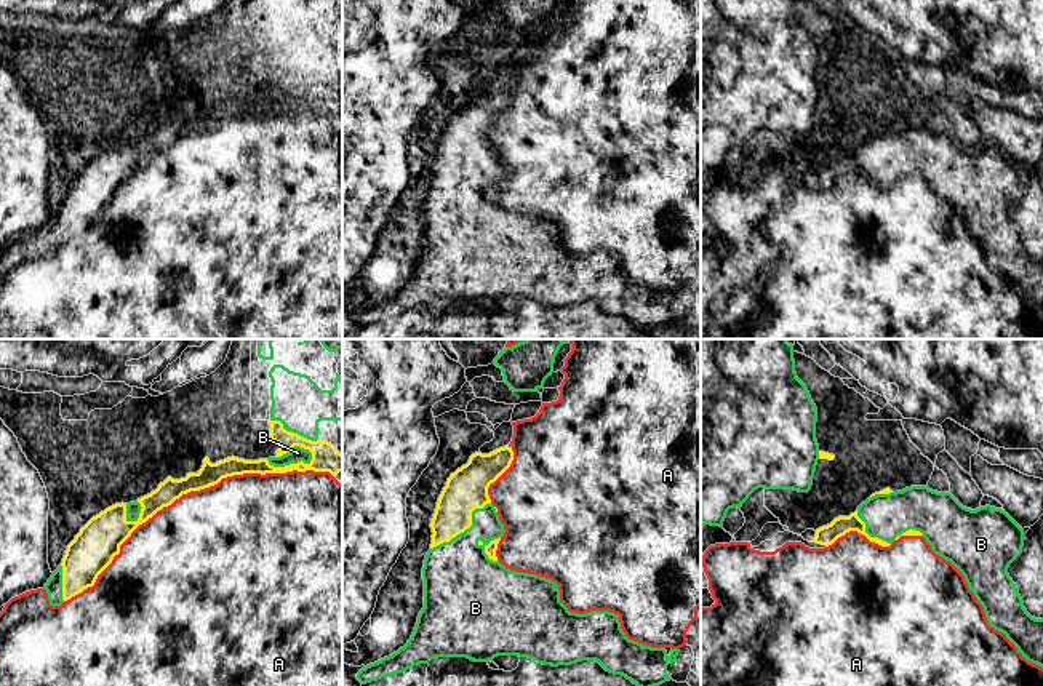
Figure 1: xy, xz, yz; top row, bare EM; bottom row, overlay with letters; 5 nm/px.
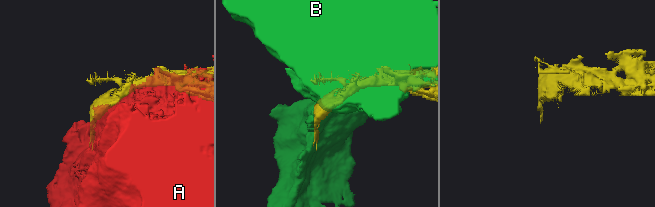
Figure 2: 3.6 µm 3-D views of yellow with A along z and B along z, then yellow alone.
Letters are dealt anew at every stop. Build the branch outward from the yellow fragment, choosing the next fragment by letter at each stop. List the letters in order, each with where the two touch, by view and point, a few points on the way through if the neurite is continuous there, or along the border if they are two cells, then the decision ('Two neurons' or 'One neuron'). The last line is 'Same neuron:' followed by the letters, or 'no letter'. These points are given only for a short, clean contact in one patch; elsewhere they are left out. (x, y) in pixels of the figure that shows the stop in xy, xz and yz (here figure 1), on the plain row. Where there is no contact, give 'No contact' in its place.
A: Touches yellow at xy (203, 130). One neuron
B: Touches yellow at xy (291, 106). Two neurons
Same neuron: A

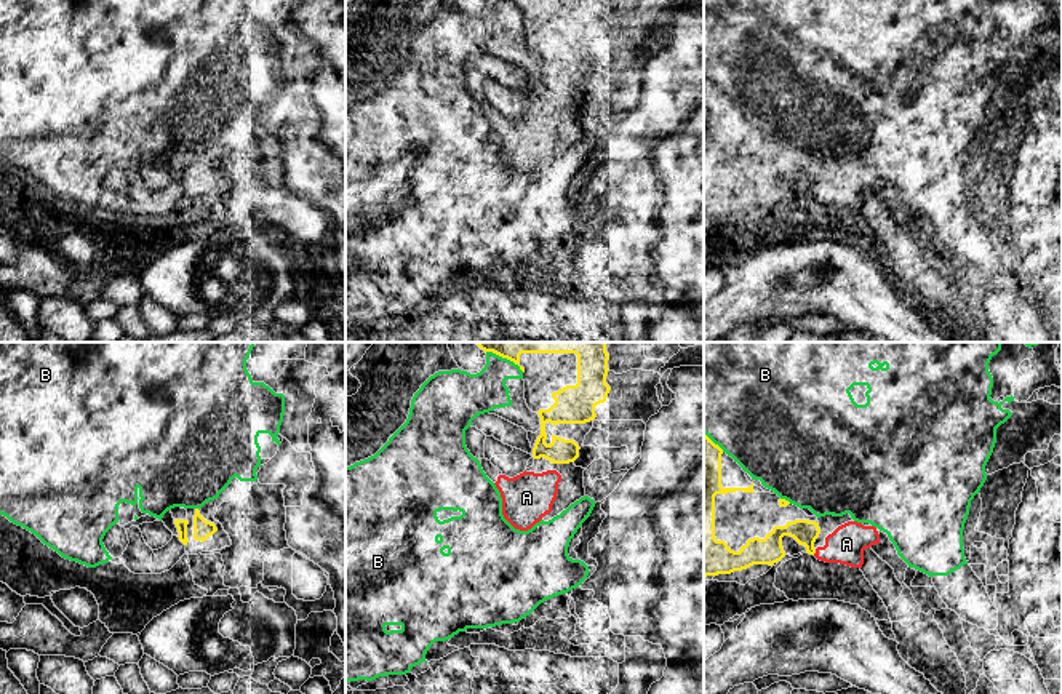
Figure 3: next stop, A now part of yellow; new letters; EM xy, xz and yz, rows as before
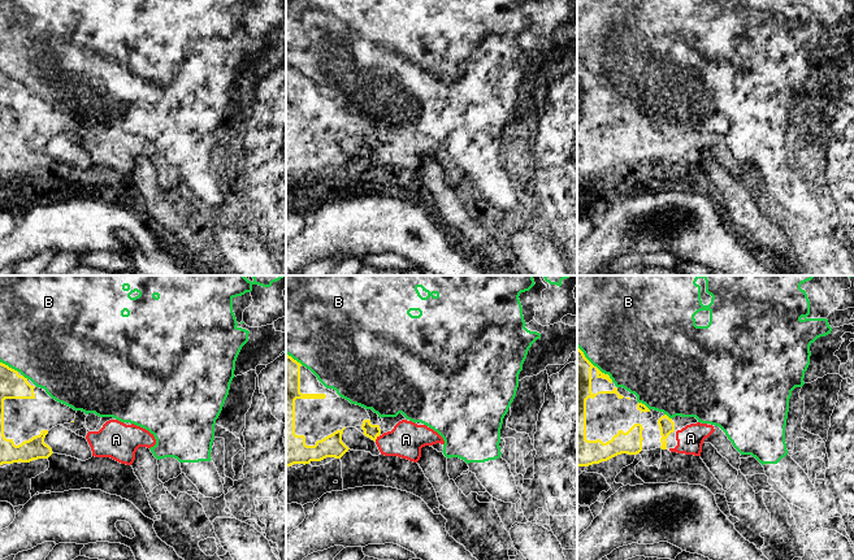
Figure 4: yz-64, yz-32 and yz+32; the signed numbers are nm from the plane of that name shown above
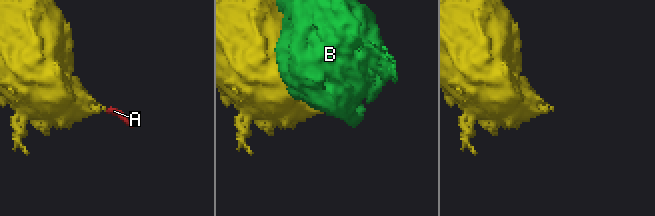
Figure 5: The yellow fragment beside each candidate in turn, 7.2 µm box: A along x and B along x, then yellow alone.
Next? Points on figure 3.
A: Touches yellow at yz (814, 194). Path across: yz (768, 192), (795, 173), (814, 194), (834, 194), (846, 186). One neuron
B: Touches yellow at yz (712, 83). Two neurons
Same neuron: A

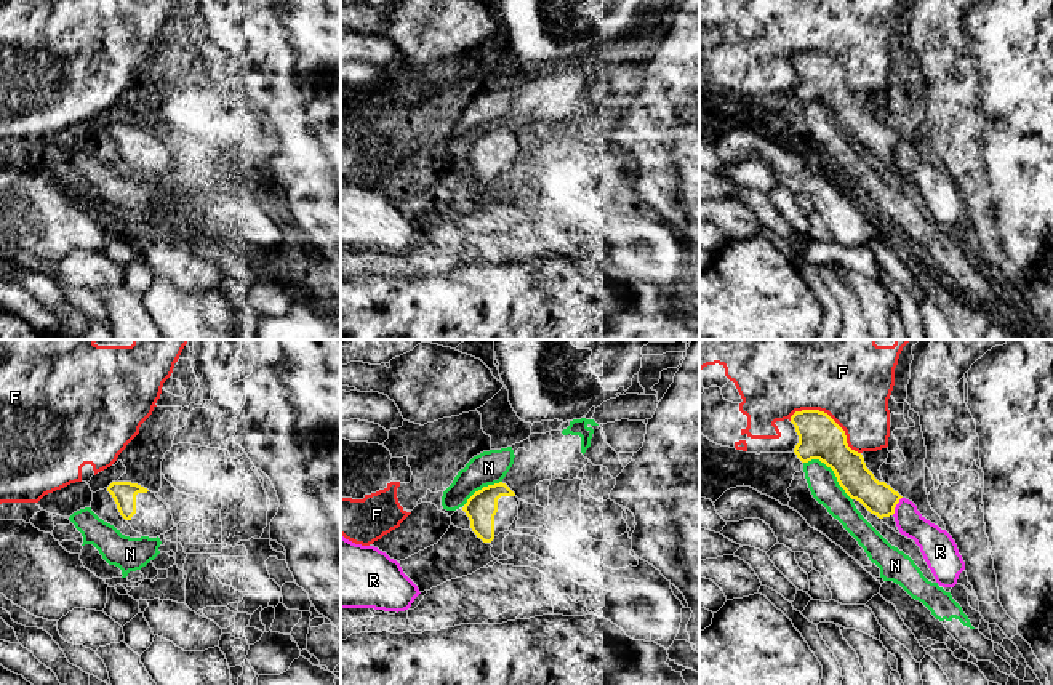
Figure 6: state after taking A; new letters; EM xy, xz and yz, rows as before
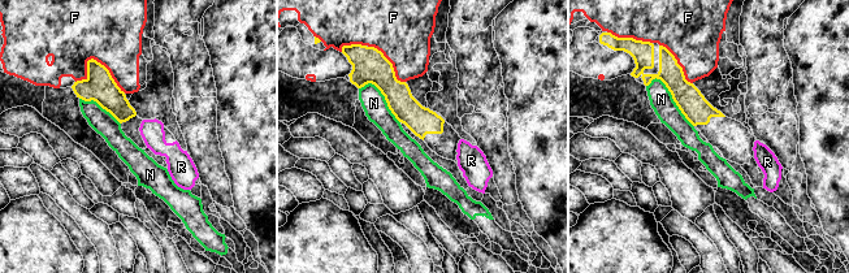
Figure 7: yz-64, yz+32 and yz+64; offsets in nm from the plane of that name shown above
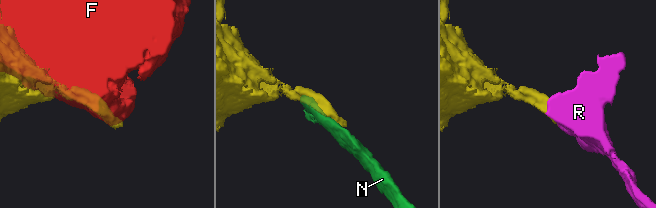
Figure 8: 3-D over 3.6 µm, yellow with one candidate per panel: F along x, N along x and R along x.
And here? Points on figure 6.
F: Touches yellow at yz (829, 58). Two neurons
N: Touches yellow at yz (832, 111). Two neurons
R: Touches yellow at yz (895, 148). Boundary: yz (901, 138), (892, 156). Two neurons
Same neuron: no letter

